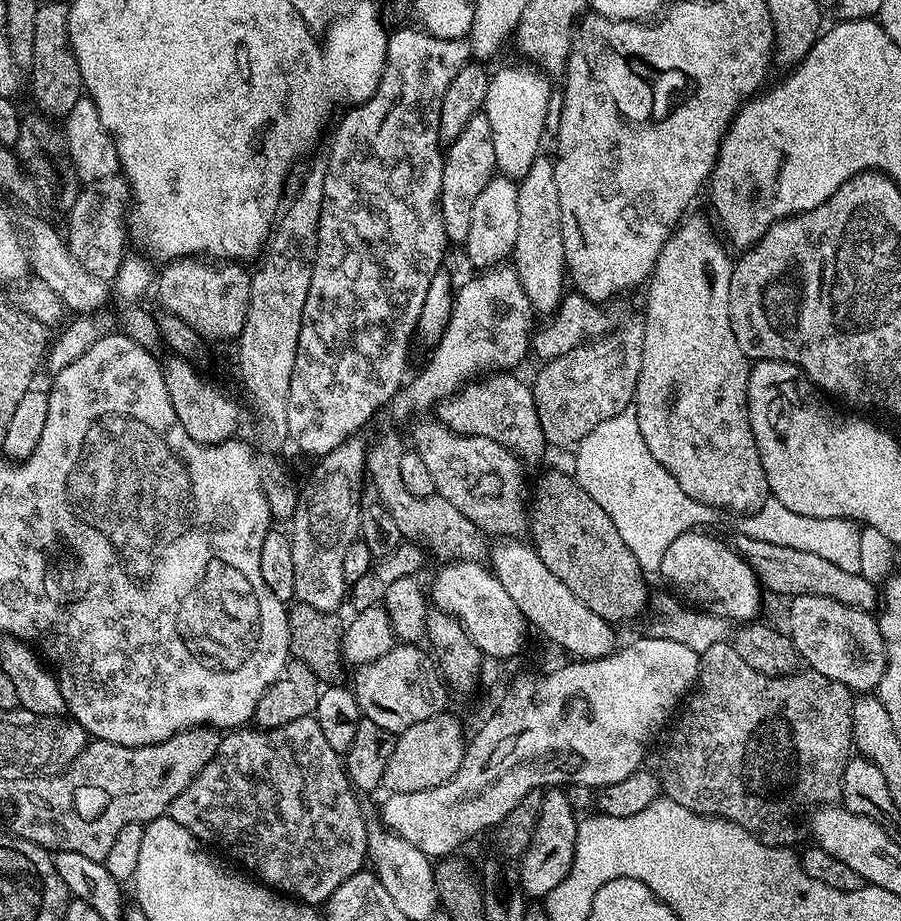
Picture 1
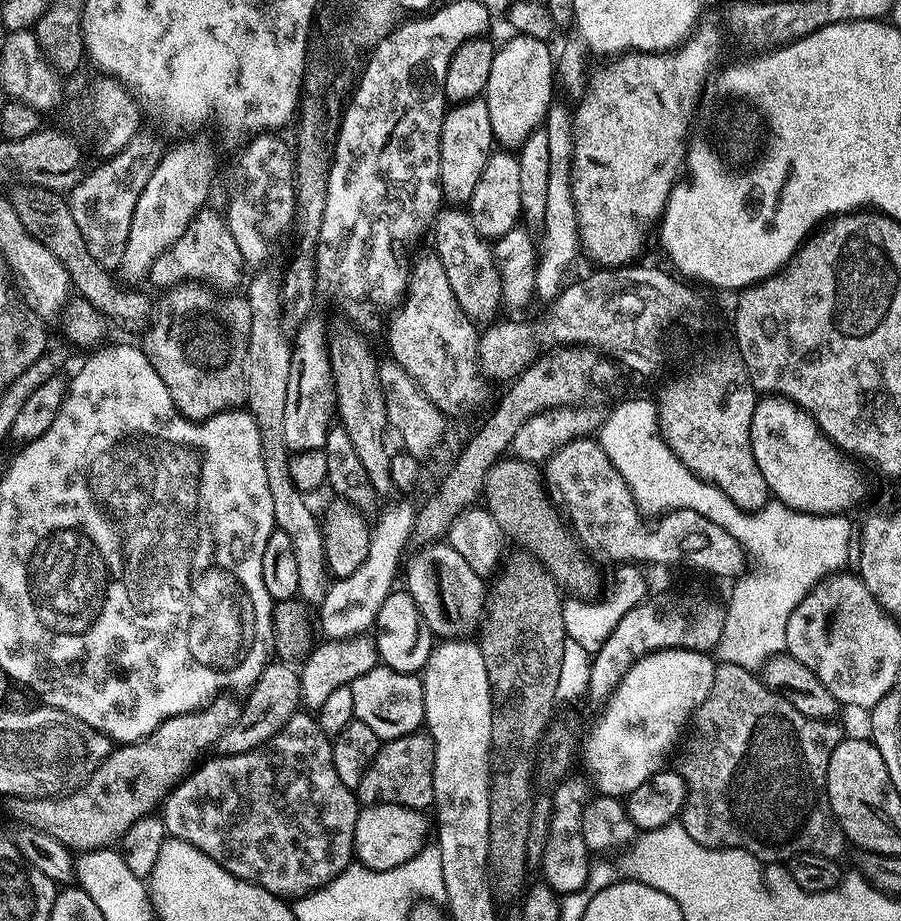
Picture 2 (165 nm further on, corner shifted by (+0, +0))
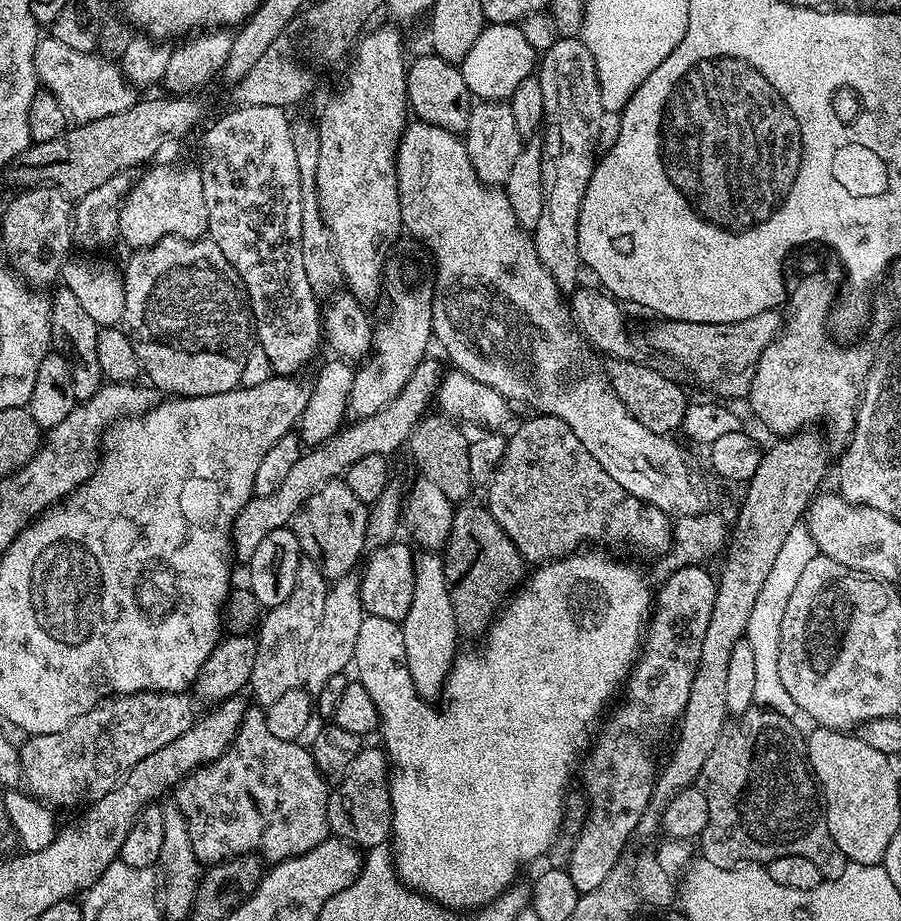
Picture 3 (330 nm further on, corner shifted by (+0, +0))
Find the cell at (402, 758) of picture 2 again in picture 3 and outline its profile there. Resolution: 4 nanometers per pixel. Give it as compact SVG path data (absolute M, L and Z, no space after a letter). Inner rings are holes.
M361 747L358 758L328 798L328 826L337 837L361 850L388 844L392 835L392 799L388 789L390 765L383 747Z

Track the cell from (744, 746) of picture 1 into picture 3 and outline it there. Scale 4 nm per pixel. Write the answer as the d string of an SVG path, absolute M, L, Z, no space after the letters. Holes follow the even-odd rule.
M753 706L738 718L736 729L720 737L710 758L700 770L698 787L710 806L710 818L706 830L698 838L699 855L708 865L723 868L764 866L769 860L785 854L798 854L810 858L820 868L825 880L838 878L849 860L838 850L830 830L826 826L818 785L808 767L808 746L805 733L796 729L797 721L768 707Z

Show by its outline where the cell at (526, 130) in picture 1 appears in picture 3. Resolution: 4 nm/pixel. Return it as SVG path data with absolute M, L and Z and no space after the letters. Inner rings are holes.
M488 24L482 34L478 34L478 42L470 46L470 54L466 54L466 58L458 64L473 97L507 101L518 90L520 83L537 71L538 48L536 52L522 29L520 24Z

